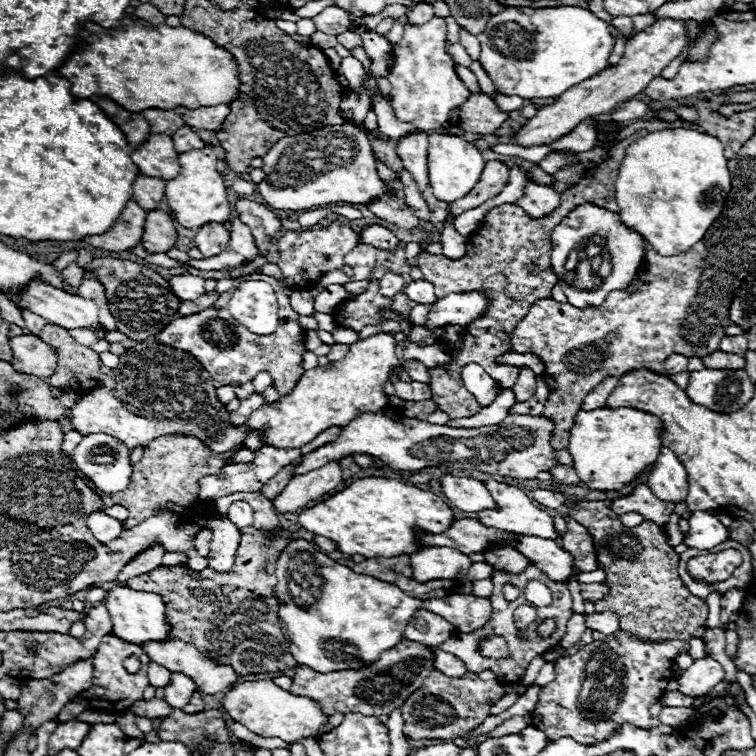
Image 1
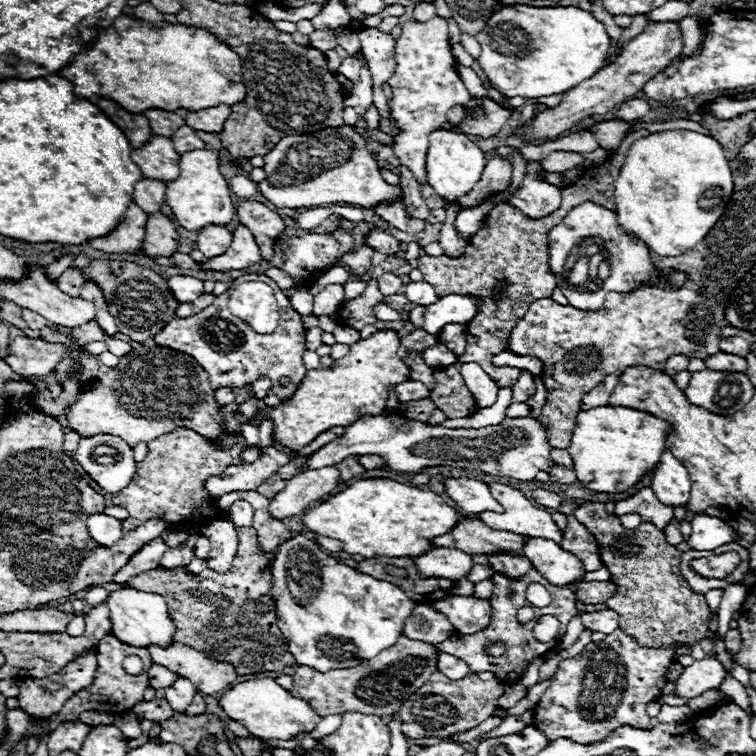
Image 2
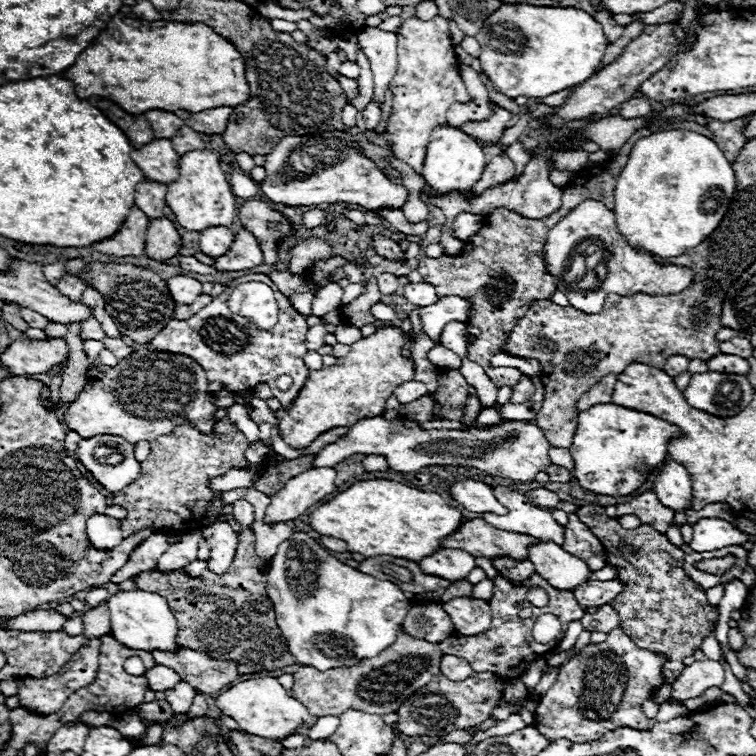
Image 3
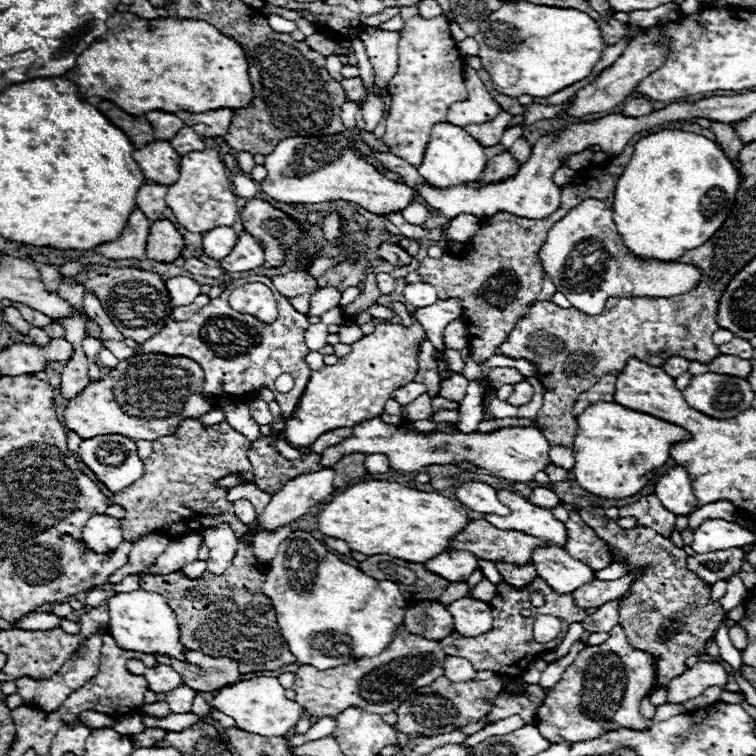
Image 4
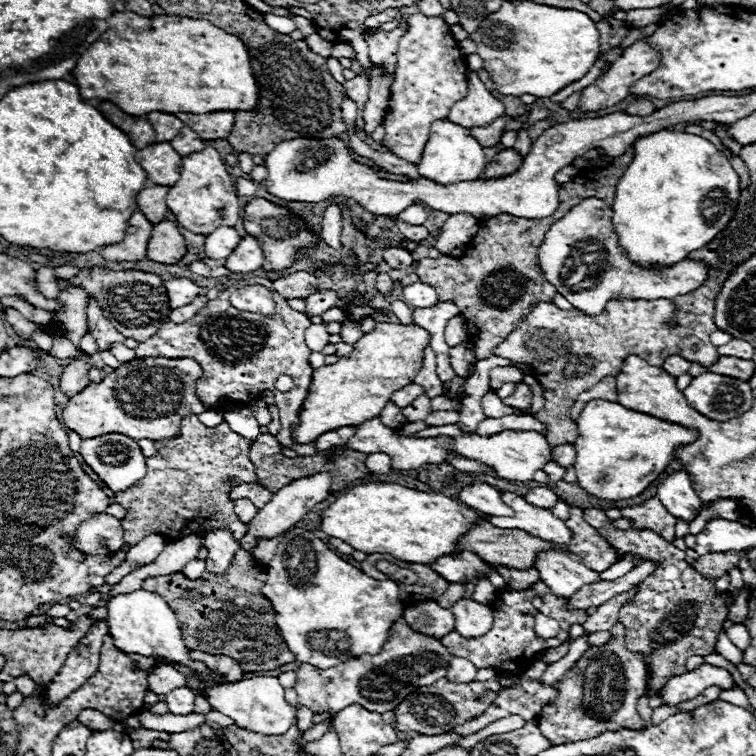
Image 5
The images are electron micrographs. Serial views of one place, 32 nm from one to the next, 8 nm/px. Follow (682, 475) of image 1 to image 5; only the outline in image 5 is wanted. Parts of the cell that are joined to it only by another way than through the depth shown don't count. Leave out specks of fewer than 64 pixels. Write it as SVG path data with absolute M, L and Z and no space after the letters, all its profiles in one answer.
M684 470L664 478L658 484L658 498L666 506L666 510L674 514L676 520L684 520L688 524L702 510L702 502L698 500L698 494Z

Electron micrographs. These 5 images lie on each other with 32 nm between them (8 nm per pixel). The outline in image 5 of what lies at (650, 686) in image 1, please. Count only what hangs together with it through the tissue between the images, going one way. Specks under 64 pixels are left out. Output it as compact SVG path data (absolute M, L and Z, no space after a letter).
M616 622L610 632L614 640L586 650L584 656L576 662L576 666L568 670L564 678L560 680L558 700L544 706L536 718L542 734L550 738L554 746L562 742L578 742L578 740L596 738L608 730L620 730L620 728L640 730L650 726L636 712L636 702L640 696L644 696L644 690L646 690L646 680L648 680L646 664L642 656L632 654L626 648L624 626L620 622Z

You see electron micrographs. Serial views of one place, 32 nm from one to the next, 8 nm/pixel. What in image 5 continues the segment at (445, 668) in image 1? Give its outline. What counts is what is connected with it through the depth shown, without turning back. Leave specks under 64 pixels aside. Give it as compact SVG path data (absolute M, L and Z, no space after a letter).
M454 656L448 664L448 680L452 682L474 682L476 680L476 668L466 658Z

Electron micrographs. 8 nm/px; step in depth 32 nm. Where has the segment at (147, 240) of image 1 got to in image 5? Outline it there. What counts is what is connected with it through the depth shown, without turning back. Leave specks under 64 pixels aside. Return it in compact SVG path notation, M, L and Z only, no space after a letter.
M158 222L152 226L152 236L148 240L148 260L160 264L176 264L186 254L186 240L174 222Z

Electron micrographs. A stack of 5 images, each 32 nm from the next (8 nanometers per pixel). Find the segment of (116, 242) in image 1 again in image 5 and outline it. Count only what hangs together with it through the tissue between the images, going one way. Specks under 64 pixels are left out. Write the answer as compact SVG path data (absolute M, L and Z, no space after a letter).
M134 212L128 222L128 228L126 228L126 238L120 244L100 248L98 254L104 260L112 260L112 262L144 260L150 234L152 234L152 224L146 220L146 216L142 212Z

